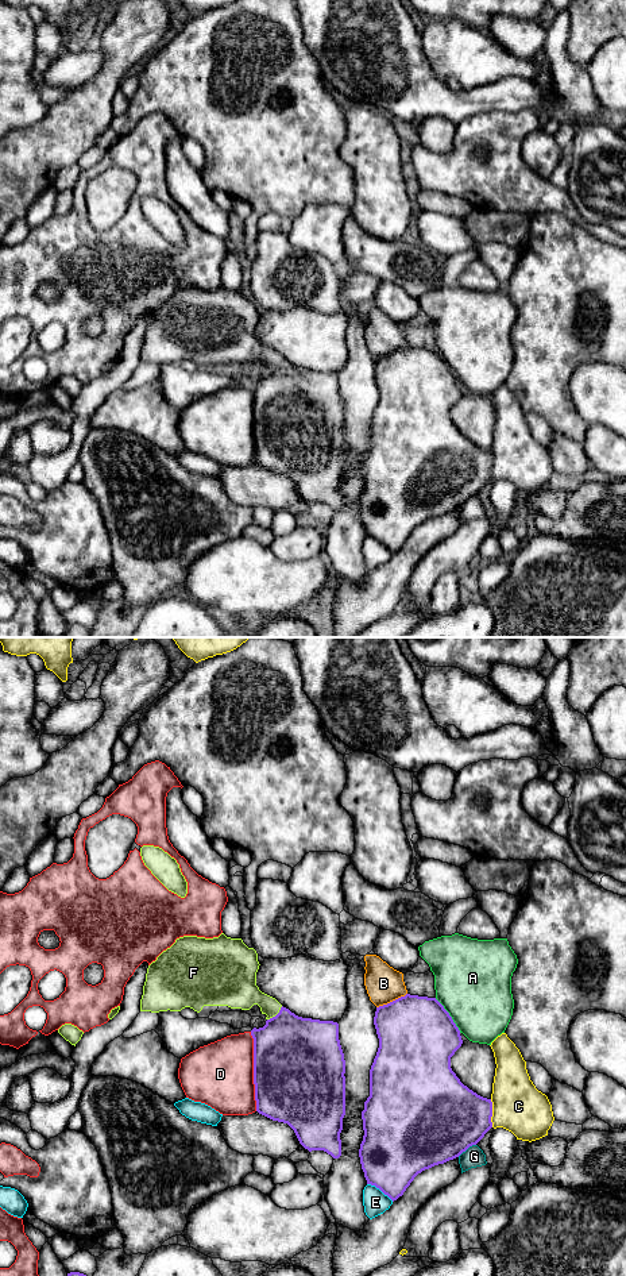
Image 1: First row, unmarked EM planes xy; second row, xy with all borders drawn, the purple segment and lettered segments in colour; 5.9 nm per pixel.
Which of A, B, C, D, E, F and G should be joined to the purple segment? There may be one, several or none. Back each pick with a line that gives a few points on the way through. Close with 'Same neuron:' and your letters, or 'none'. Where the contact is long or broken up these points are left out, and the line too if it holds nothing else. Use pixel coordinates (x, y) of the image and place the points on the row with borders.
F: across xy (292, 1053), (277, 1014), (262, 999), (242, 991)
Same neuron: F

